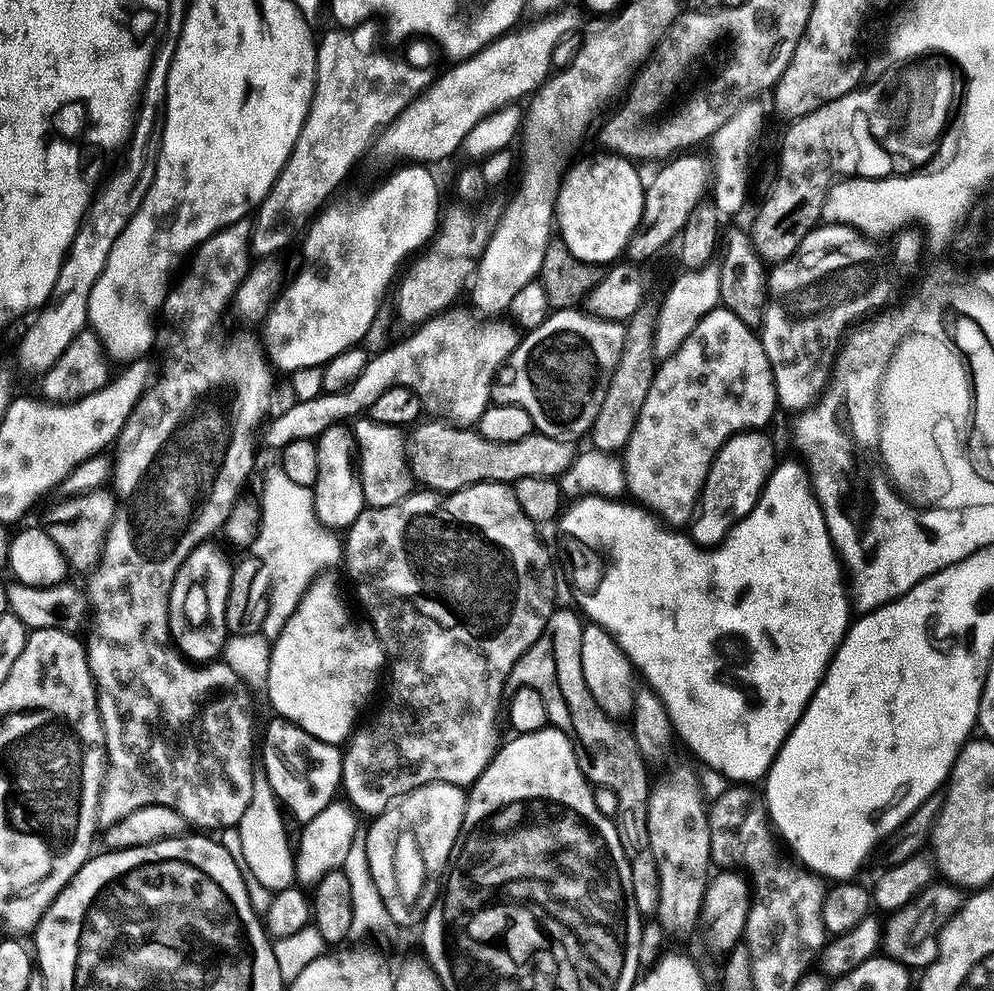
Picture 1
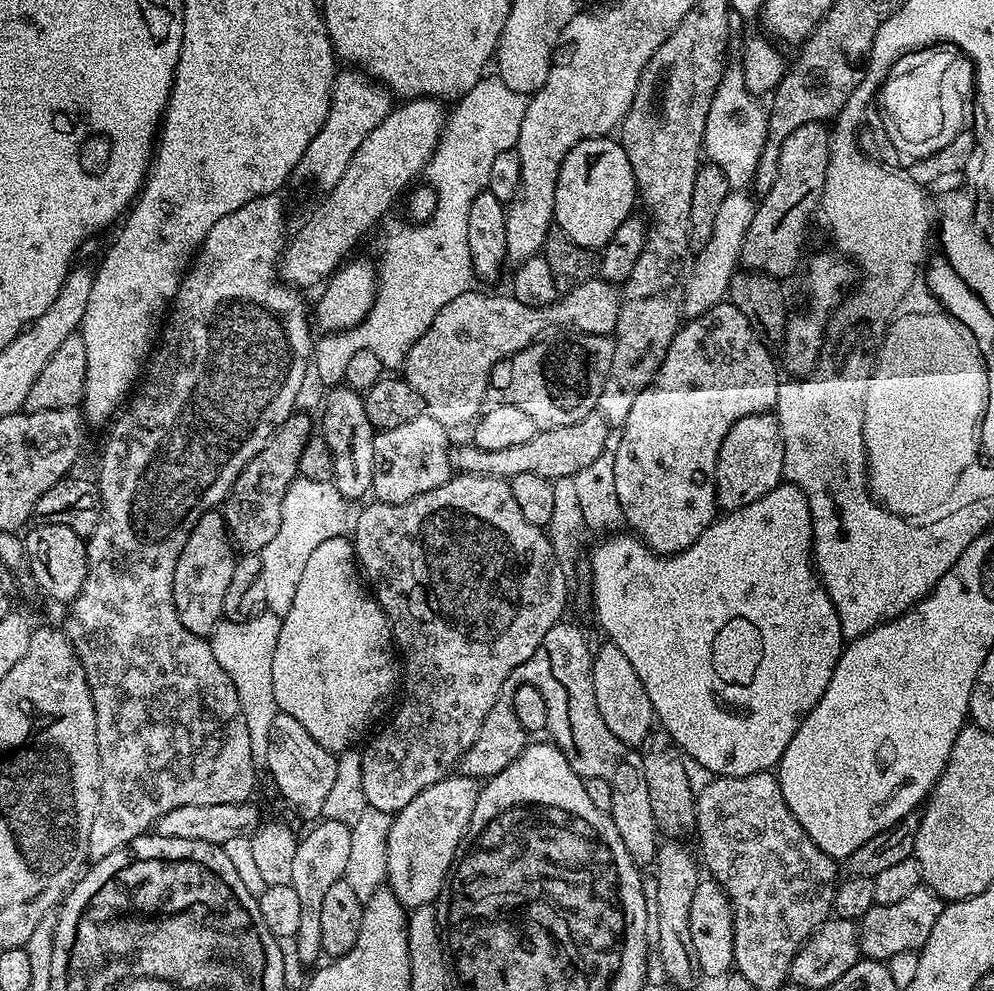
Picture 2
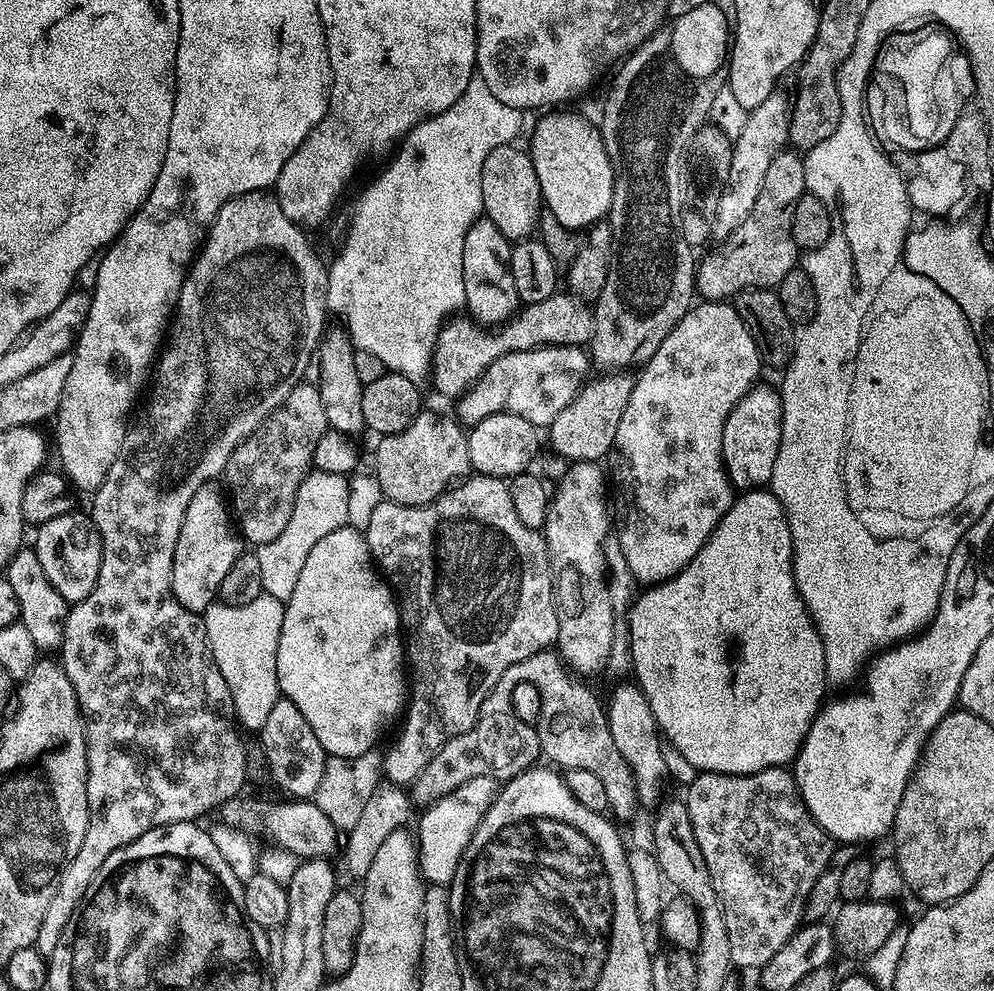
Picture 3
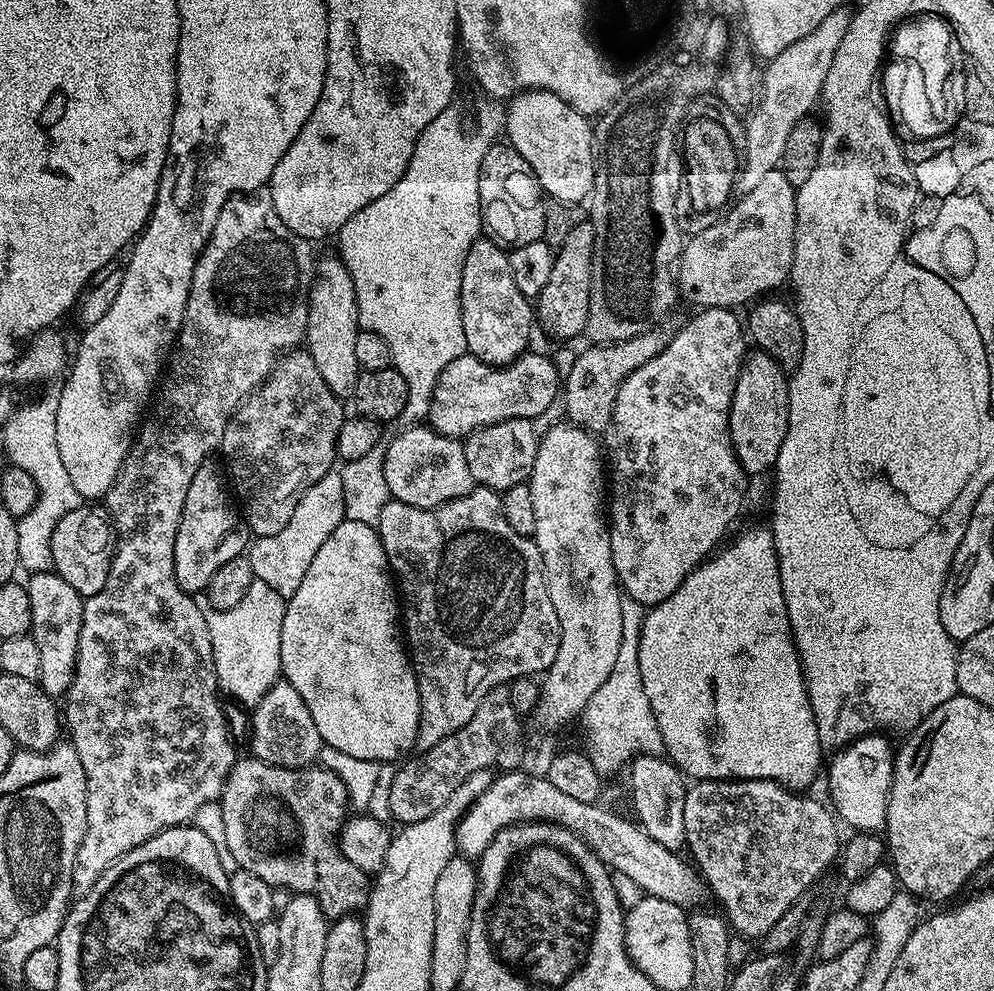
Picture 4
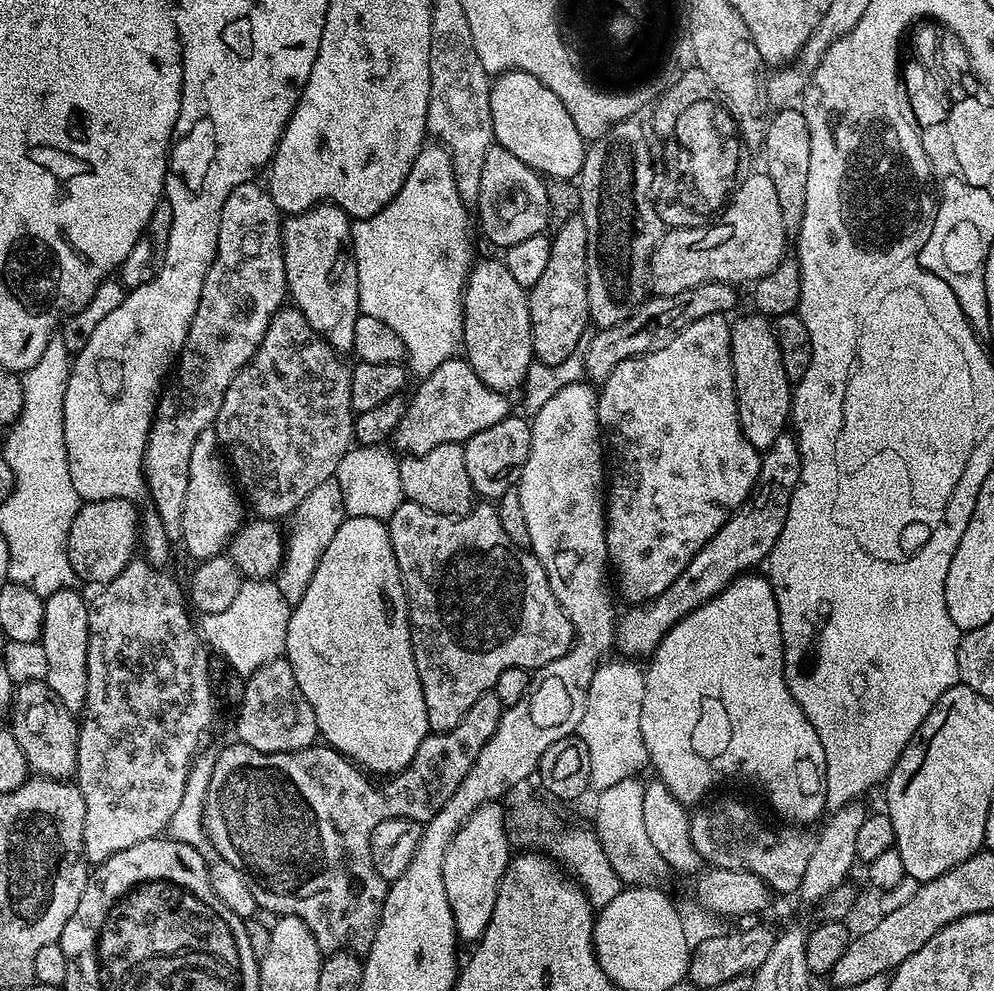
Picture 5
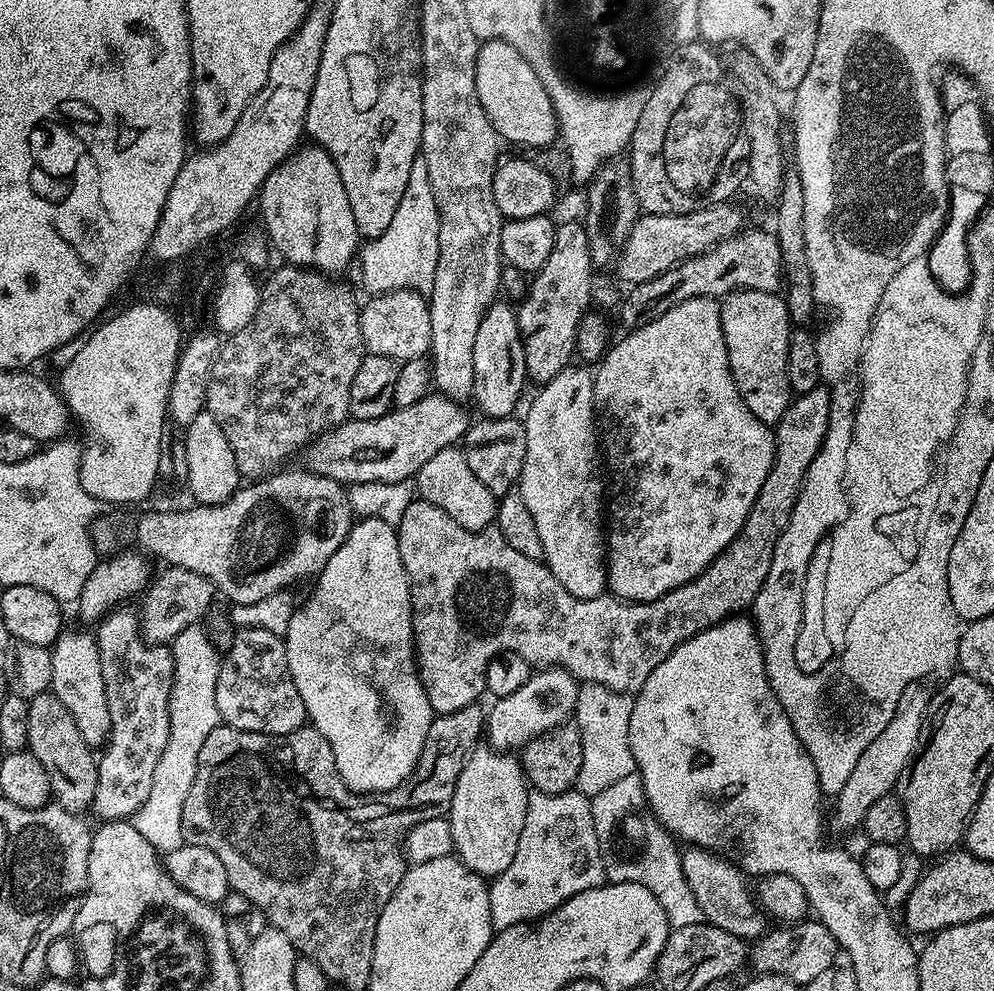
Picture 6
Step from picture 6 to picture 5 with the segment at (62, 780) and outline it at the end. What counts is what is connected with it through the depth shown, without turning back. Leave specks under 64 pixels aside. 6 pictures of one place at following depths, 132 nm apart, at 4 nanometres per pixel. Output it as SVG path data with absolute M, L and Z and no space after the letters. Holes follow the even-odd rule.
M35 680L19 685L12 700L10 719L10 731L18 738L18 746L22 746L22 754L26 754L26 762L33 773L50 780L68 780L75 773L80 737L78 720L58 702L58 694L50 690L48 683Z

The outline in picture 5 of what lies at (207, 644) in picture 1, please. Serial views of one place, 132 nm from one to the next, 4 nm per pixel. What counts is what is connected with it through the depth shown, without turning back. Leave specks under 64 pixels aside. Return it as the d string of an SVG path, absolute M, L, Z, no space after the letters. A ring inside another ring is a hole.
M215 427L202 430L202 434L198 434L194 440L194 451L190 454L186 502L182 518L178 521L178 532L184 535L184 548L193 556L193 561L203 562L221 555L231 545L232 537L240 531L245 519L244 512L246 513L246 508L241 493L222 455Z

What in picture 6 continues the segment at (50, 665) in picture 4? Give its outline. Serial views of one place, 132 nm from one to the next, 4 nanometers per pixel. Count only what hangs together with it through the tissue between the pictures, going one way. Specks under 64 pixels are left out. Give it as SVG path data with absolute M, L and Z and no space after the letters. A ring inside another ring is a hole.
M61 631L52 649L52 686L51 692L58 702L70 710L75 724L86 738L92 749L99 749L108 743L108 735L112 729L114 713L110 710L110 702L106 698L106 682L102 678L102 658L98 654L98 642L91 631Z

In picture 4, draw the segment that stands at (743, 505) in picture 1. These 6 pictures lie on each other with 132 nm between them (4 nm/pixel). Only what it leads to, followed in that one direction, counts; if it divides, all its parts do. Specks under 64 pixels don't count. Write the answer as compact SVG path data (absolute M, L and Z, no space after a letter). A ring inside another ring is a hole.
M759 350L747 353L744 366L738 374L734 398L728 415L728 433L732 448L740 465L749 477L759 472L775 469L778 450L786 438L790 398L788 397L789 377L783 368L770 358L770 354Z

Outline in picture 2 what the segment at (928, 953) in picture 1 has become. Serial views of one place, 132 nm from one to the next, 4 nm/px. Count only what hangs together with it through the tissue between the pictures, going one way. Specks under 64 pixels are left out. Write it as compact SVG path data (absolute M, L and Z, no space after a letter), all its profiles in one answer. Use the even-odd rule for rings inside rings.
M927 886L910 890L902 902L893 904L877 904L860 919L860 950L869 960L887 962L894 954L903 952L919 952L926 938L930 938L930 930L934 930L934 922L938 922L938 914L942 914L945 901Z

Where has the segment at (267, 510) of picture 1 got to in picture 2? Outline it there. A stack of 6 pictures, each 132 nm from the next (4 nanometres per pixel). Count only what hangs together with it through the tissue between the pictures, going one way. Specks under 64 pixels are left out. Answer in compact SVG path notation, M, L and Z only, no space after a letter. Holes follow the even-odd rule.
M297 475L290 482L286 498L282 498L282 526L278 526L278 534L274 534L272 541L258 553L262 562L258 584L260 588L264 587L263 607L267 611L281 618L287 614L310 554L314 554L326 538L338 538L349 531L348 508L349 501L331 480L314 482L314 478Z

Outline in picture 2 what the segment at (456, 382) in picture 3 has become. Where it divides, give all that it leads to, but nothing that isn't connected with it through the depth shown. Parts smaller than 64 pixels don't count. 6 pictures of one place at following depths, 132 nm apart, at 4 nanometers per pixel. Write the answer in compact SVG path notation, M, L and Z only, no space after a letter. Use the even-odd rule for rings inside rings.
M593 278L544 308L526 306L510 294L491 296L479 290L458 294L454 302L446 302L438 310L426 334L410 346L402 365L402 379L418 390L425 413L438 418L444 428L471 425L485 407L488 379L498 361L509 359L553 330L612 336L620 313L620 293L621 289L610 281Z

